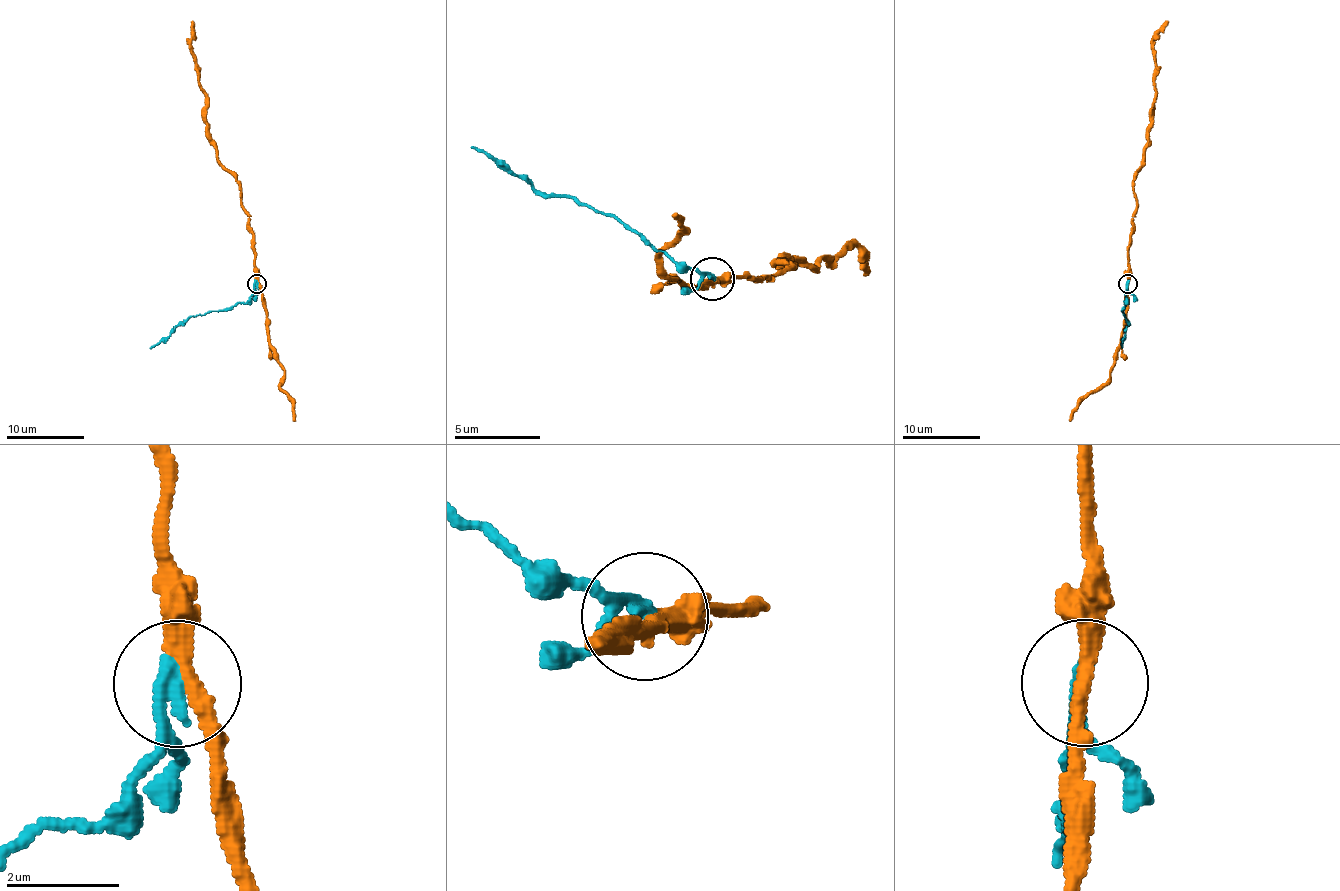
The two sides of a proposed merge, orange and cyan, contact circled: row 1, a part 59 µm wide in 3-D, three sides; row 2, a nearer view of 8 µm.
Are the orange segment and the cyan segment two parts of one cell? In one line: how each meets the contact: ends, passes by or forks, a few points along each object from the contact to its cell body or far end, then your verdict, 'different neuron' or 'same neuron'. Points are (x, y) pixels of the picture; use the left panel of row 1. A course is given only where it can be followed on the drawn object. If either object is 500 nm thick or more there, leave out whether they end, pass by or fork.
orange passes by; cyan ends; course orange (258, 283), (241, 185), (220, 162), (205, 121), (206, 93), (192, 52), (191, 21); course cyan (256, 283), (255, 293), (244, 302), (187, 318), (150, 349); different neuron

